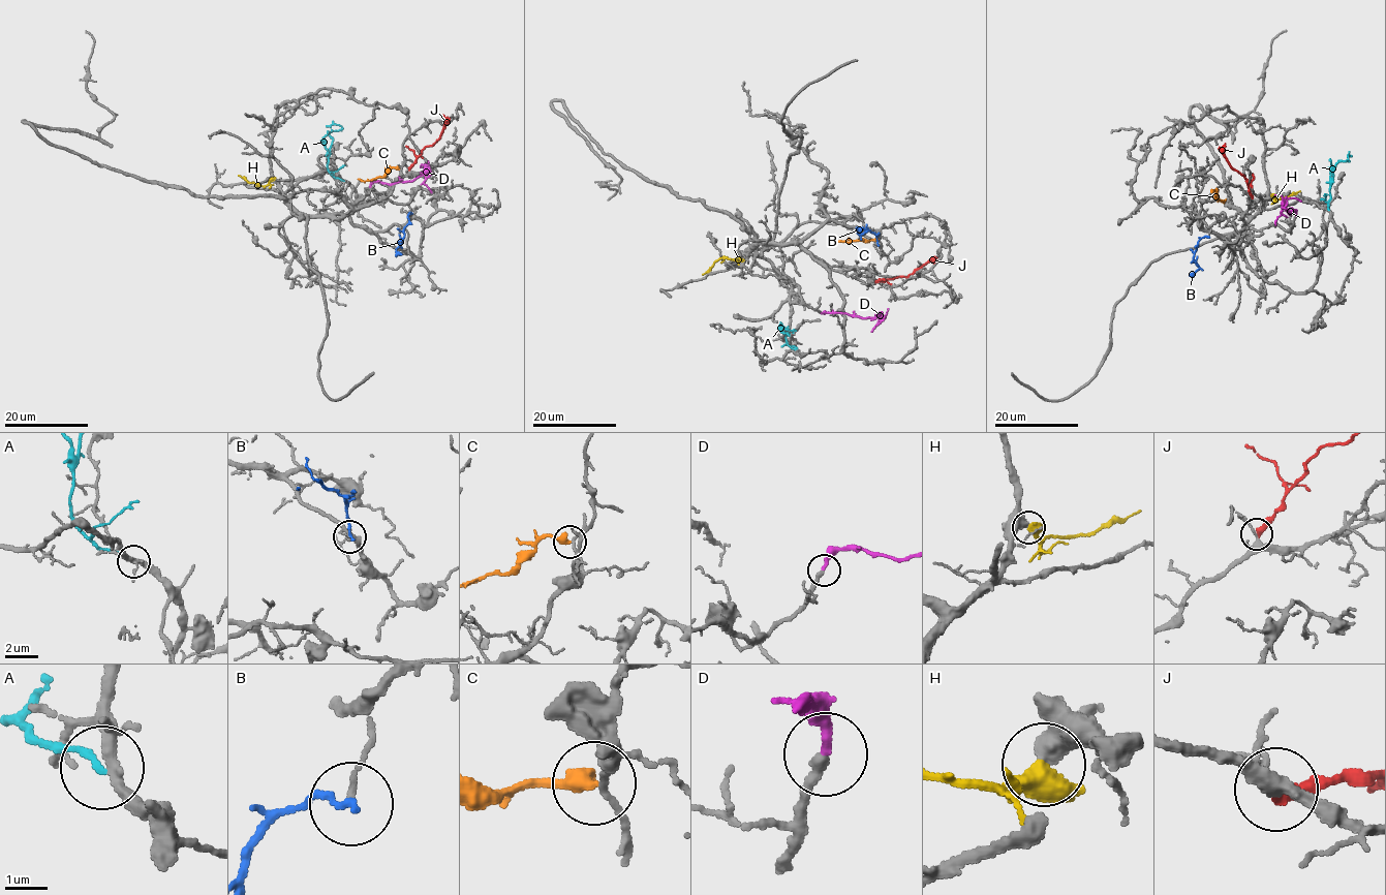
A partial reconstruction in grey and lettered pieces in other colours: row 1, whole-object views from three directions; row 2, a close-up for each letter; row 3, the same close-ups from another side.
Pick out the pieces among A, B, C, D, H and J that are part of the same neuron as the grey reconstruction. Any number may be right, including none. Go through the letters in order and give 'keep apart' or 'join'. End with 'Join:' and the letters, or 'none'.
A: keep apart
B: keep apart
C: keep apart
D: join
H: keep apart
J: keep apart
Join: D

